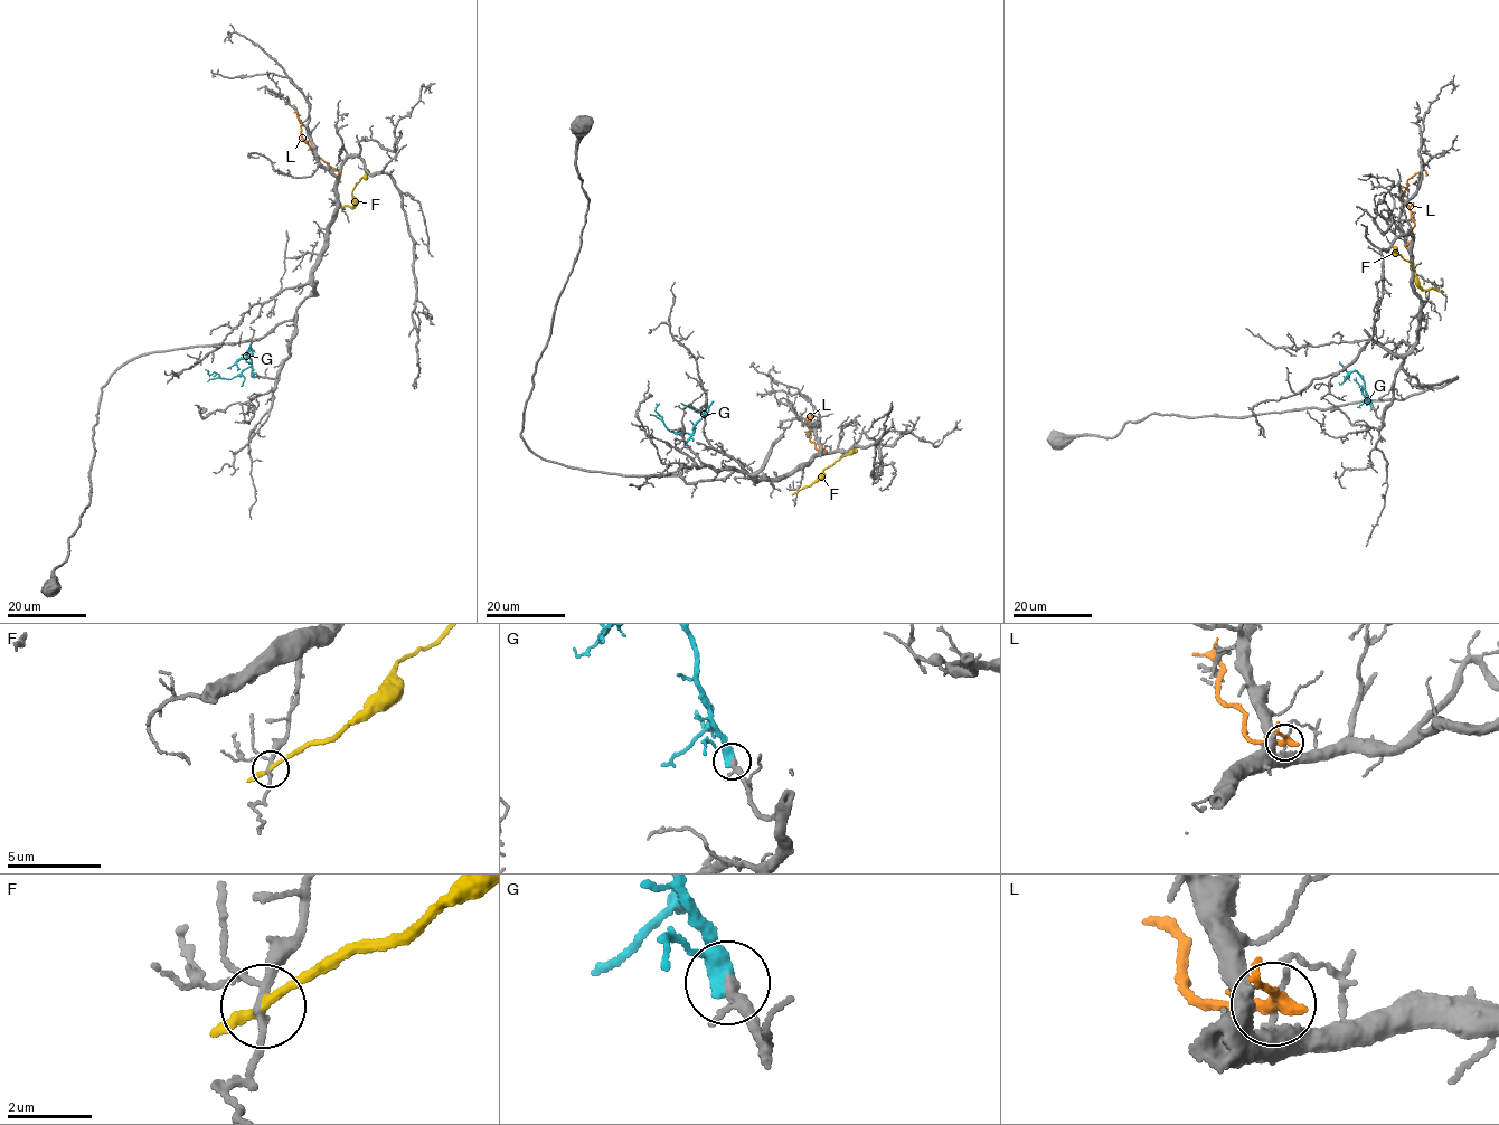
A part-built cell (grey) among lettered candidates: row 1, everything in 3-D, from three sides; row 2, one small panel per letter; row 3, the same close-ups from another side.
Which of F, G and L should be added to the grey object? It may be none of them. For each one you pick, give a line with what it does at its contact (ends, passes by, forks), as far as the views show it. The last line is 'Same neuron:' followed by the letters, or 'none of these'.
G: it passes by
Same neuron: G

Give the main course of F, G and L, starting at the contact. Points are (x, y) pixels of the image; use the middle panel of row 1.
F: (797, 492), (825, 469), (857, 448)
G: (686, 444), (695, 431), (694, 426), (706, 413), (680, 403)
L: (823, 450), (817, 450), (810, 441), (812, 414), (801, 424)

